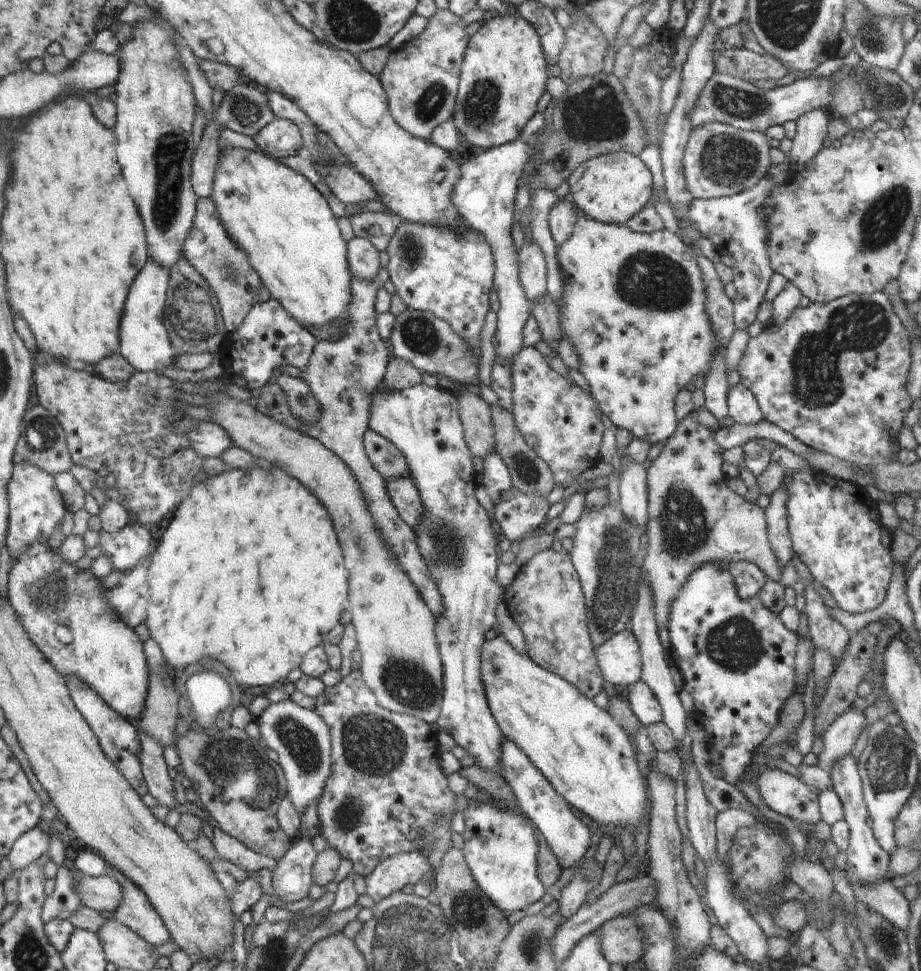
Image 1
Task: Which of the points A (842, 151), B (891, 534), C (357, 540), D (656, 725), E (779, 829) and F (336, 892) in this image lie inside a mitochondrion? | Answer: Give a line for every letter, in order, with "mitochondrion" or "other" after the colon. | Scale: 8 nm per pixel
A: other
B: other
C: mitochondrion
D: other
E: other
F: other

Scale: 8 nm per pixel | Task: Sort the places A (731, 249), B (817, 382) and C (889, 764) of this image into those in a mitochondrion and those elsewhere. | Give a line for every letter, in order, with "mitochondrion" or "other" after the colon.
A: other
B: mitochondrion
C: mitochondrion

